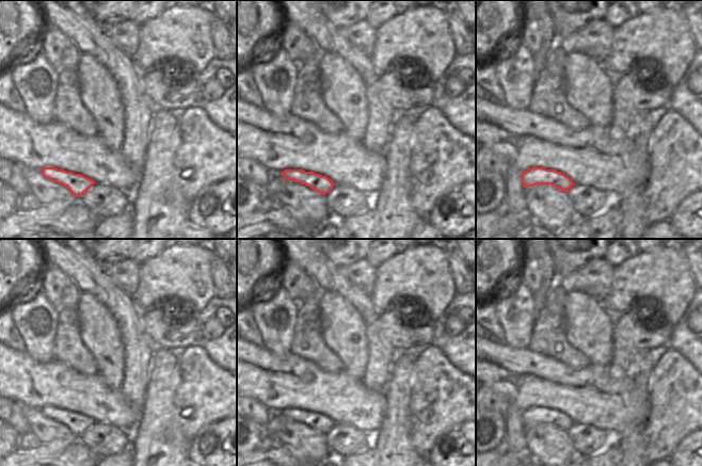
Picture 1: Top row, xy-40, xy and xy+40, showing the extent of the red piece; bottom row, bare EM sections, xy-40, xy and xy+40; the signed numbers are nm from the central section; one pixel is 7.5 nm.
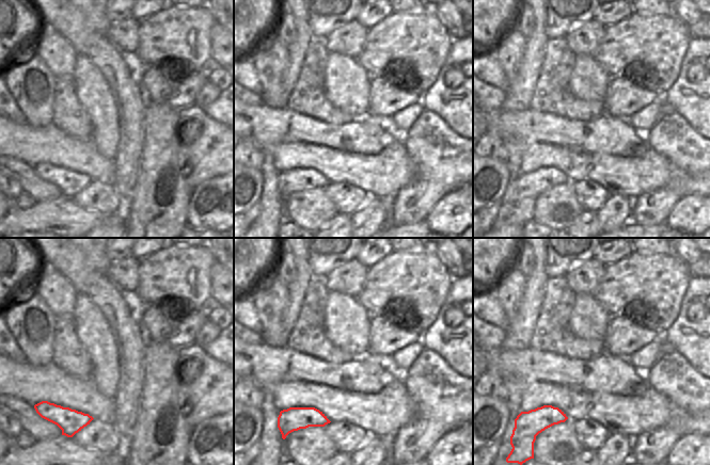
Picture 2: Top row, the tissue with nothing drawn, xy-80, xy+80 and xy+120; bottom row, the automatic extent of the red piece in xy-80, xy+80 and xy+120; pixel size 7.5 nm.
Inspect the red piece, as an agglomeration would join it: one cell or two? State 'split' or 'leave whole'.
leave whole

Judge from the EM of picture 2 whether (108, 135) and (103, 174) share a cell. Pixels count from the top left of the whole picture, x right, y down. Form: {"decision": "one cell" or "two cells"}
{"decision": "two cells"}

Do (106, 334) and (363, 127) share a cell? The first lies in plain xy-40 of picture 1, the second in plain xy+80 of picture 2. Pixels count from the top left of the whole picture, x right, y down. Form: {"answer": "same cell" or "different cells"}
{"answer": "different cells"}

